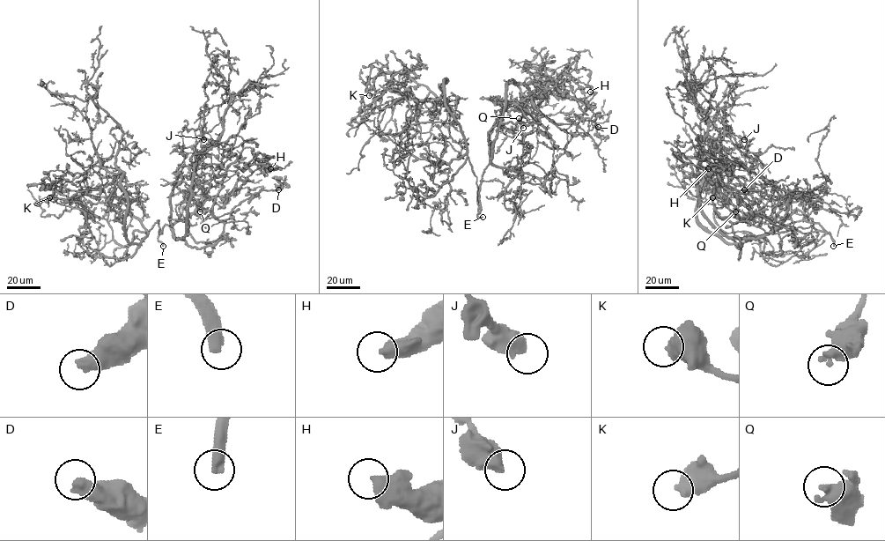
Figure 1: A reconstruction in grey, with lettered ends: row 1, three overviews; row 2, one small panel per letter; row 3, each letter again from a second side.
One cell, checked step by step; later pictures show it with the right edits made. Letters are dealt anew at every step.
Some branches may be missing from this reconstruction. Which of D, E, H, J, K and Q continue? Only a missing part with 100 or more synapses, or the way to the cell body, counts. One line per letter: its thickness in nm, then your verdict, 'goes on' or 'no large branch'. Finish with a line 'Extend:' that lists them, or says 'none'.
D: calibre 500 nm; no large branch
E: calibre 440 nm; goes on
H: calibre 500 nm; no large branch
J: calibre 500 nm; no large branch
K: calibre 600 nm; no large branch
Q: calibre 480 nm; no large branch
Extend: E

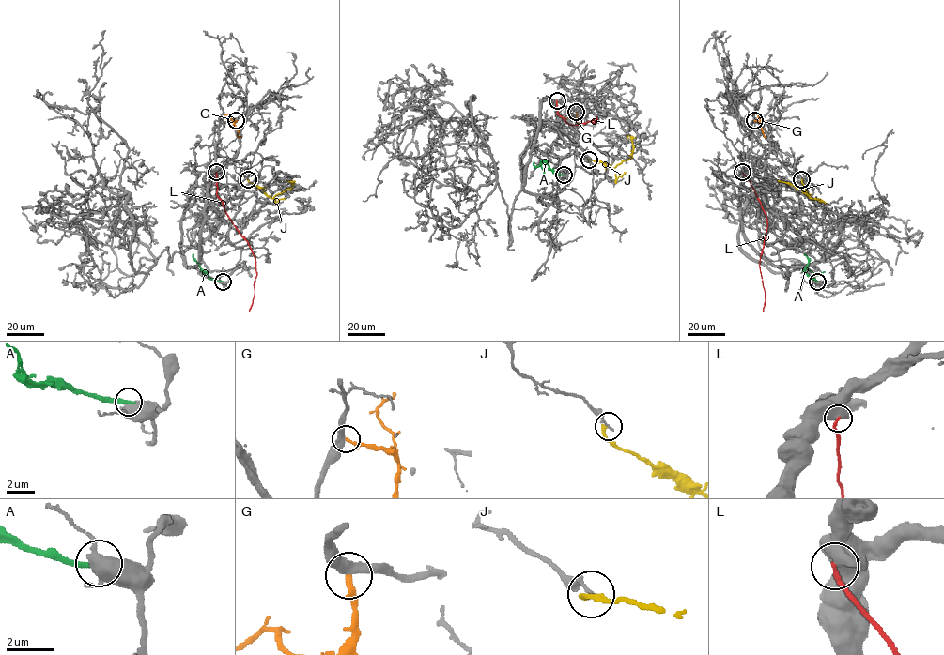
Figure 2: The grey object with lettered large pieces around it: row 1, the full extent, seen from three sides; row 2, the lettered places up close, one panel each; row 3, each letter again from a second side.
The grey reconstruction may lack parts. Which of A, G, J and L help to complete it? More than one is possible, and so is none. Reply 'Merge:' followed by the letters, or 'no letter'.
Merge: G

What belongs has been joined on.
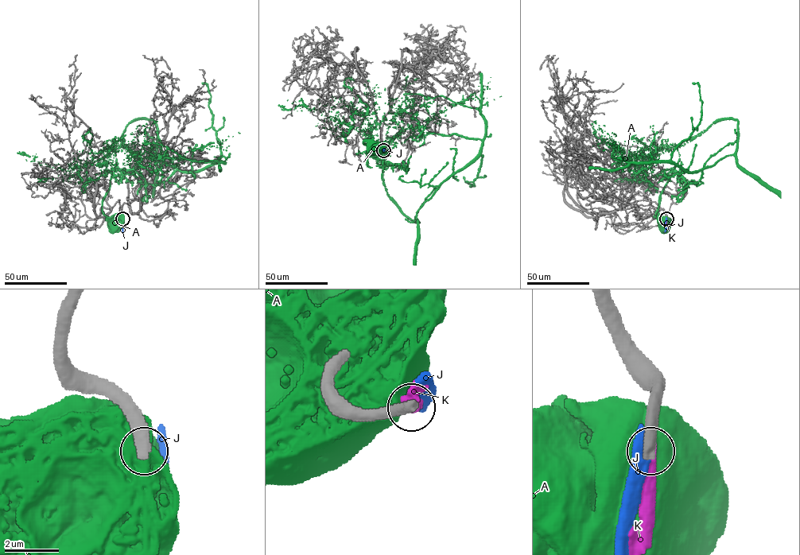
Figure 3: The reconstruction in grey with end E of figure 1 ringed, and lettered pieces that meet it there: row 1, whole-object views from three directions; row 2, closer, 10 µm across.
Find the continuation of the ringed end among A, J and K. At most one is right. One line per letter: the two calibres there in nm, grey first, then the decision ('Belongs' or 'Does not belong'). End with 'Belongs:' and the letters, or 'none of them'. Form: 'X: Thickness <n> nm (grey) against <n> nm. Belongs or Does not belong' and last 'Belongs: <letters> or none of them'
A: Thickness 650 nm (grey) against 1000 nm. Does not belong
J: Thickness 500 nm (grey) against 480 nm. Does not belong
K: Thickness 500 nm (grey) against 420 nm. Belongs
Belongs: K

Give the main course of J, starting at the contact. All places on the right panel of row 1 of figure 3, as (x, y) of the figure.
J: (666, 218), (665, 231)

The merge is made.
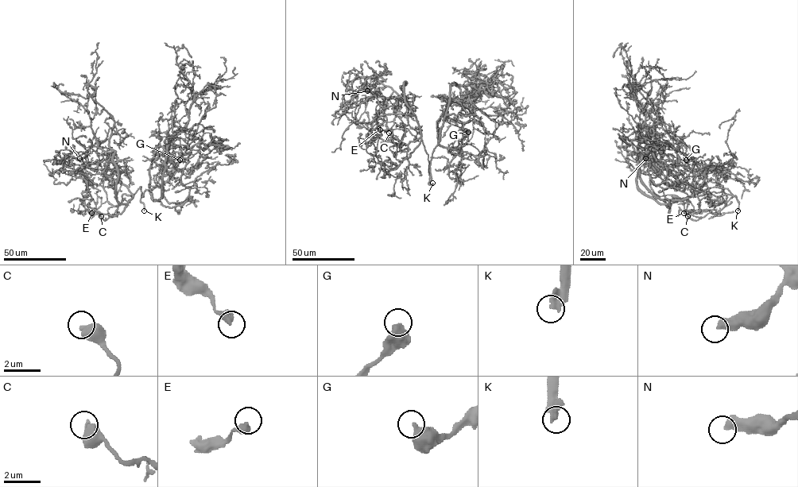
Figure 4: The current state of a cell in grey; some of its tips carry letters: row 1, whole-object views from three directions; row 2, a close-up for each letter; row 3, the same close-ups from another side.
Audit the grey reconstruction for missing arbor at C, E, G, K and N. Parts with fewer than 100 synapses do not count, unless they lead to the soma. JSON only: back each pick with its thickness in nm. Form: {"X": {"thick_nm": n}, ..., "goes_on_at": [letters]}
{"K": {"thick_nm": 440}, "goes_on_at": ["K"]}

